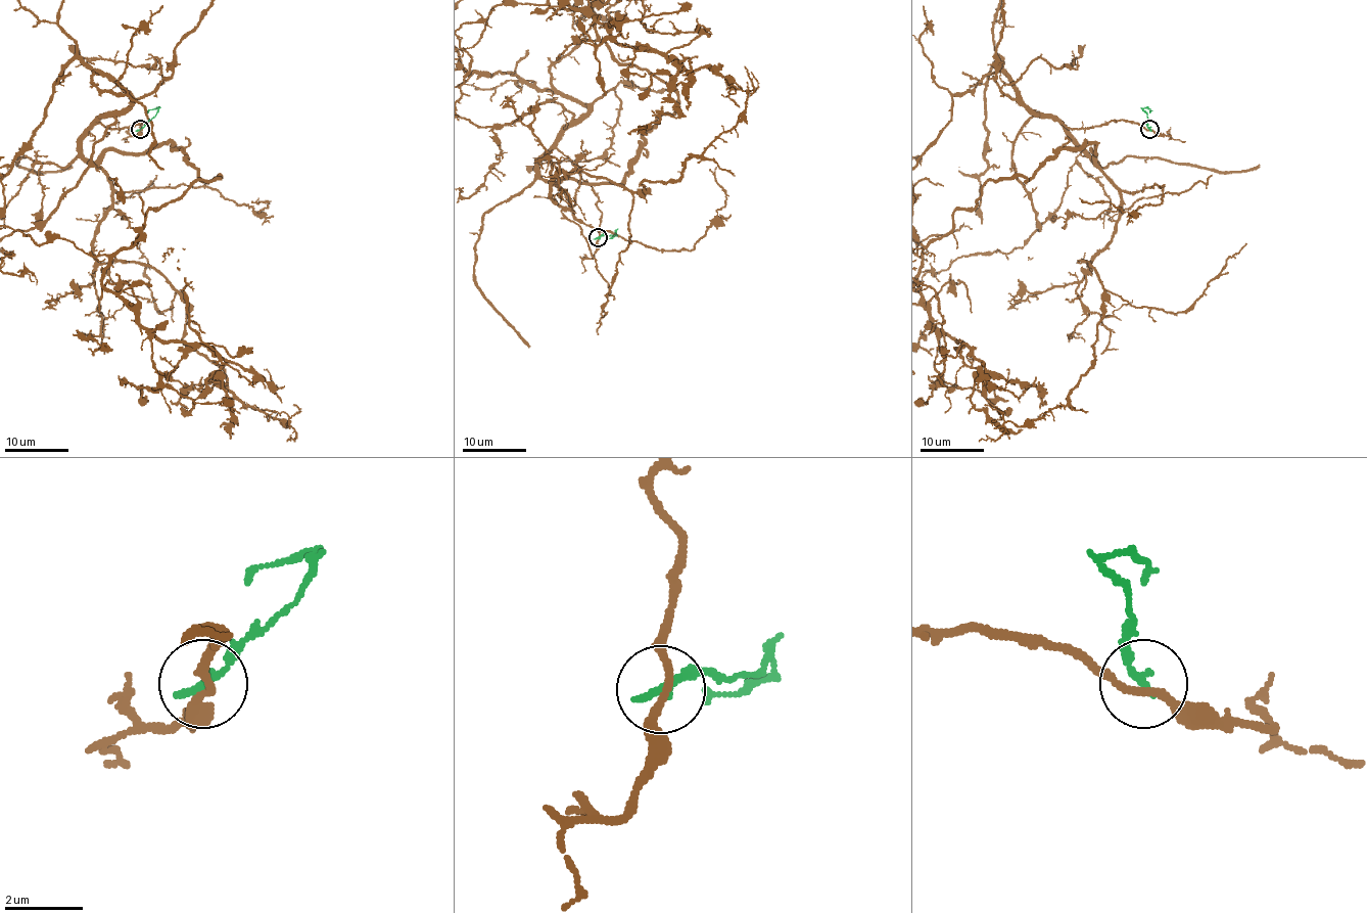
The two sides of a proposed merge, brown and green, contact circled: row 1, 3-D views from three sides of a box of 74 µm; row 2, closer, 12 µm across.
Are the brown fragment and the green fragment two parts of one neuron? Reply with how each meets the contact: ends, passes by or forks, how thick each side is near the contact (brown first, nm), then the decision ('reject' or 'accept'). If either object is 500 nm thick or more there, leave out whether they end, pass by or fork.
brown passes by | green ends | 200/240 nm | reject

